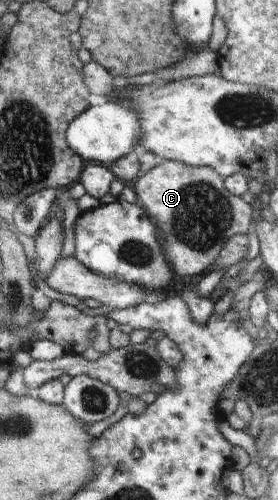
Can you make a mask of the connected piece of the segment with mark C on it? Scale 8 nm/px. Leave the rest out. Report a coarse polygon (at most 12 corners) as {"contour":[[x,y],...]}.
{"contour":[[210,167],[139,176],[178,278],[202,275],[254,208]]}

